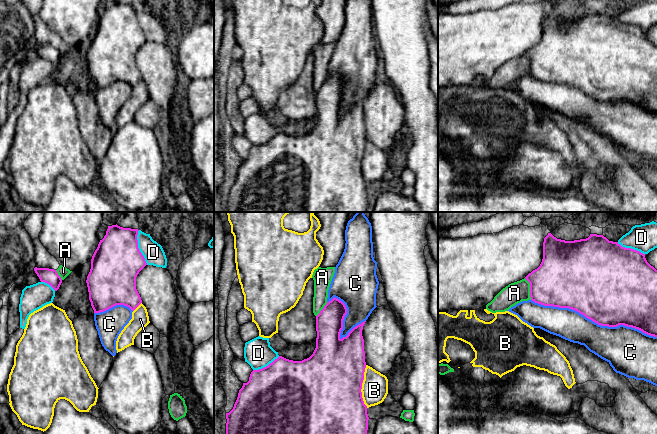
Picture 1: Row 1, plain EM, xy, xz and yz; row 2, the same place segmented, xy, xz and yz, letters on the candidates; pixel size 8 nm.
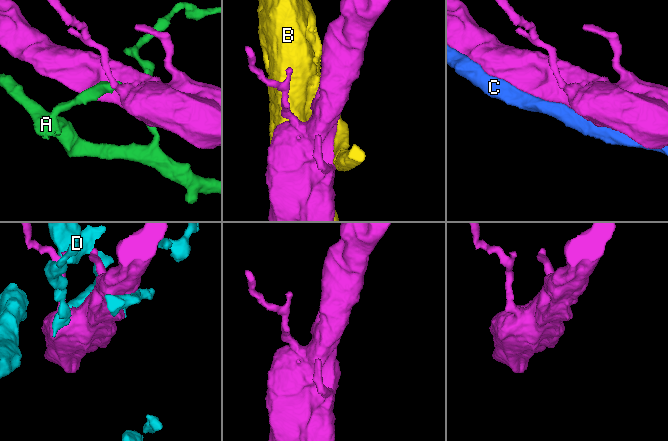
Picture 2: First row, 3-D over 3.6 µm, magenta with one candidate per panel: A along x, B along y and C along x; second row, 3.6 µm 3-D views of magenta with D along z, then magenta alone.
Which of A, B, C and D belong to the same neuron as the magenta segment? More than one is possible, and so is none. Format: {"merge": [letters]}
{"merge": ["C"]}

